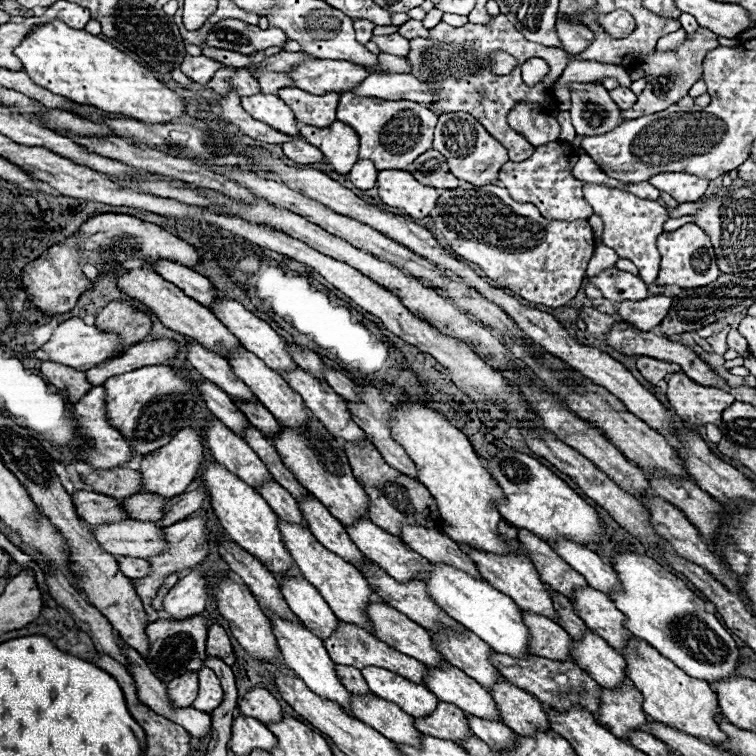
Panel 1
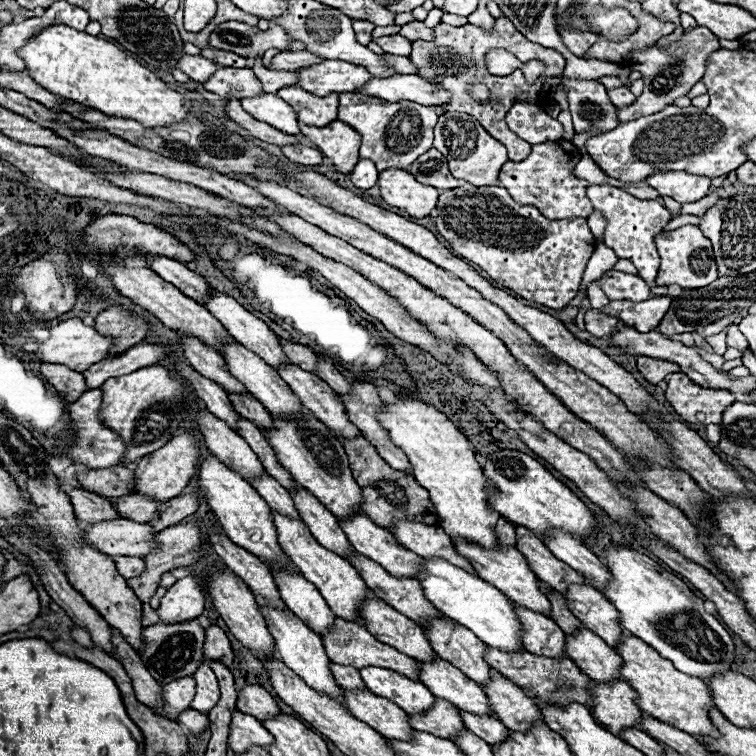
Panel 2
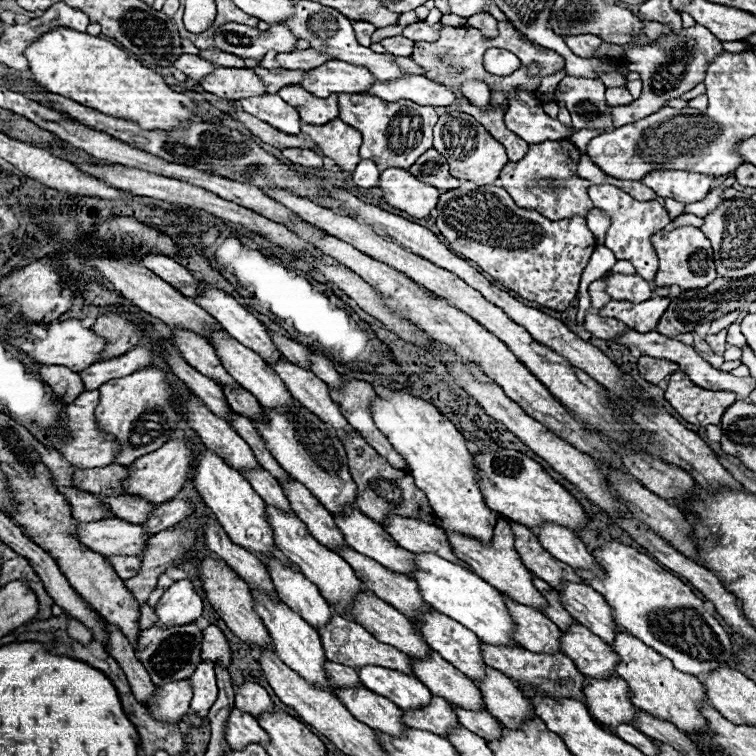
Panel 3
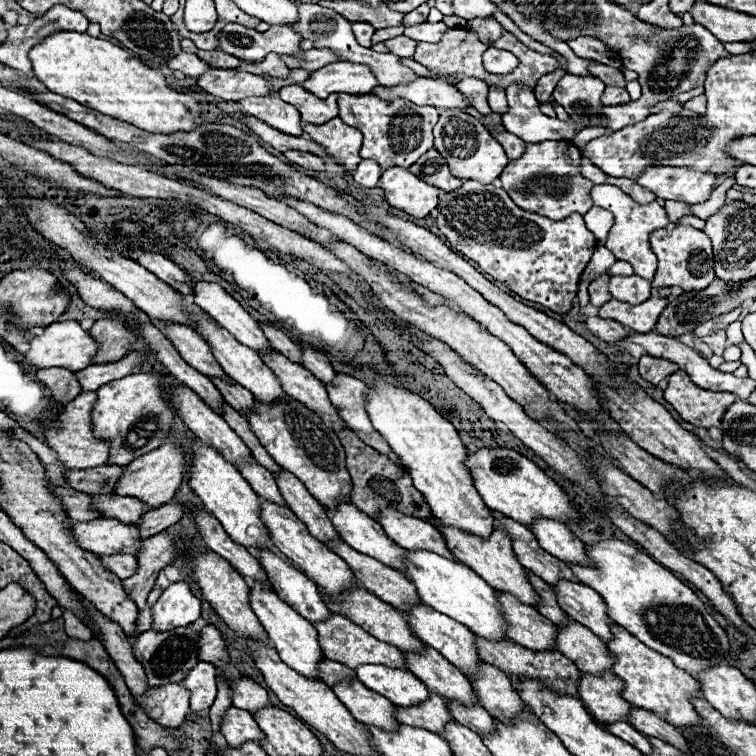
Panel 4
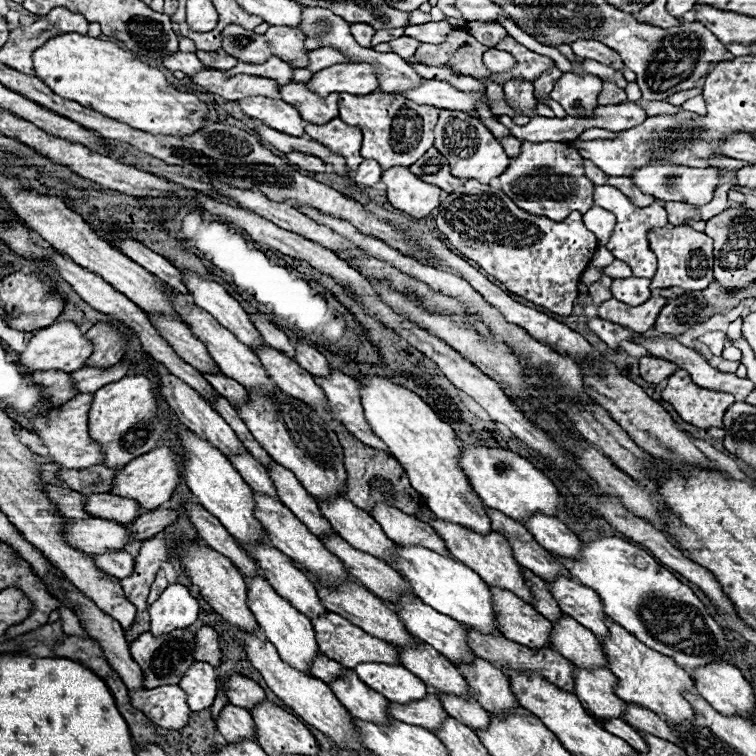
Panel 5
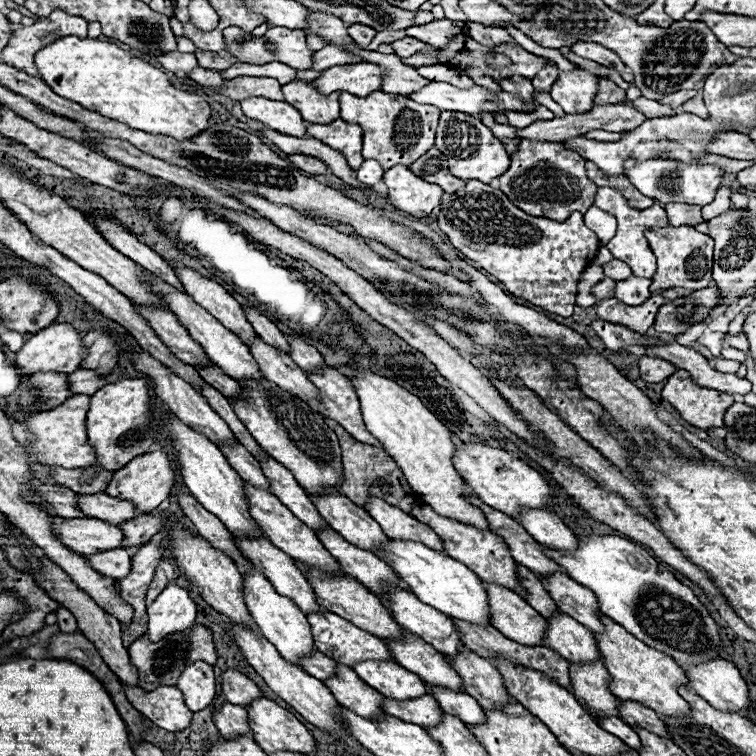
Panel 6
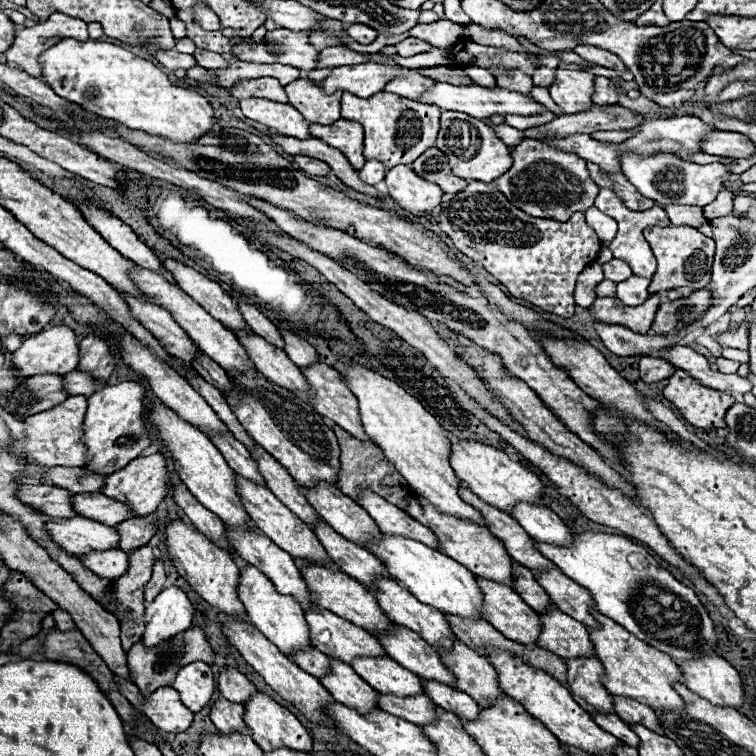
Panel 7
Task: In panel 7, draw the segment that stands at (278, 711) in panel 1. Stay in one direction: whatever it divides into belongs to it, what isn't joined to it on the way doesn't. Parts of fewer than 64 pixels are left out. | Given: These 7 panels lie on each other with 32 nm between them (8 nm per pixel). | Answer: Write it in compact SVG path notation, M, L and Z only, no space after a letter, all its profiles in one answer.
M236 668L220 670L218 690L220 690L220 696L224 696L226 700L236 702L236 704L246 704L248 698L258 692L256 686L244 674L240 674Z

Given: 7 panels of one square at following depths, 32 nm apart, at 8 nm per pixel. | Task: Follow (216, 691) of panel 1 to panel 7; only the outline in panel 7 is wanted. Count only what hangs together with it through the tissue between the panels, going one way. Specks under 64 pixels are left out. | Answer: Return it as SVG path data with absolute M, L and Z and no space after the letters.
M192 662L184 666L172 688L176 688L182 696L182 702L192 710L200 712L204 706L210 704L214 694L214 672L208 664L200 666L204 662Z

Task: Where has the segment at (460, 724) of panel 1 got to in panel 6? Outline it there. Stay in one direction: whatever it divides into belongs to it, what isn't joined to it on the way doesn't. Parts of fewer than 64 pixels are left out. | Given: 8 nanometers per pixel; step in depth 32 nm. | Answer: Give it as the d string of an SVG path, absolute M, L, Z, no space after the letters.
M426 694L420 696L416 700L408 700L408 702L400 702L400 700L384 700L384 712L410 722L410 724L418 724L422 728L434 728L440 724L444 712L440 708L440 704L434 700L434 696Z

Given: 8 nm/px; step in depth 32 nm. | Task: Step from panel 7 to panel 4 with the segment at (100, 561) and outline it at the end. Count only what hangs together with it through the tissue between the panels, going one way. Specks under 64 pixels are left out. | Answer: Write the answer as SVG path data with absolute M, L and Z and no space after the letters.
M110 554L110 556L102 556L104 566L112 568L112 572L116 572L116 576L120 576L122 580L128 576L134 576L138 570L138 560L136 556L130 554Z

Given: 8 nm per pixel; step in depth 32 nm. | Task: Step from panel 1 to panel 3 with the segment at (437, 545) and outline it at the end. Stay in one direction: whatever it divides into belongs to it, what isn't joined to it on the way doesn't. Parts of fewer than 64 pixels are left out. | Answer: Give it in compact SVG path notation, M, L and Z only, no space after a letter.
M392 516L388 524L384 524L388 534L406 550L410 552L422 552L422 554L438 554L440 558L446 558L454 564L462 564L464 568L470 568L464 560L460 560L448 542L446 532L440 526L424 524L420 520L404 520L402 516Z

